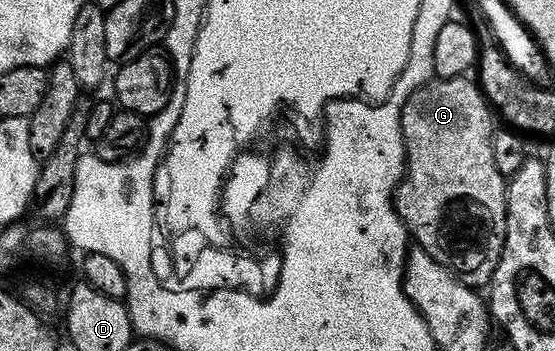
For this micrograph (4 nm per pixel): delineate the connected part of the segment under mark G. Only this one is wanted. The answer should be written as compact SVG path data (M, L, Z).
M463 77L461 79L439 79L426 83L423 87L417 87L408 97L408 101L402 107L402 136L406 146L406 169L402 172L402 179L398 183L398 190L394 193L394 207L398 211L398 216L402 219L402 224L406 226L409 238L417 246L422 247L444 269L448 269L464 285L475 289L482 289L489 284L492 273L500 261L500 253L504 249L504 237L506 236L506 184L507 180L496 169L496 157L492 157L492 141L496 124L492 108L486 102L482 88L478 86L473 78Z

